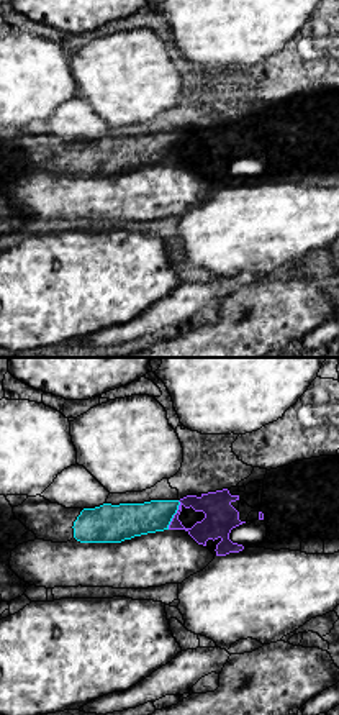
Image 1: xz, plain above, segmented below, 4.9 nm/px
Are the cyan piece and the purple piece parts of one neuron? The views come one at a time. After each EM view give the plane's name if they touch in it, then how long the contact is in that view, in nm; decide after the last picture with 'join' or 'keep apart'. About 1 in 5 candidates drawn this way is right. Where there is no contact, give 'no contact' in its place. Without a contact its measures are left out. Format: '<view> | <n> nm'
xz | 160 nm

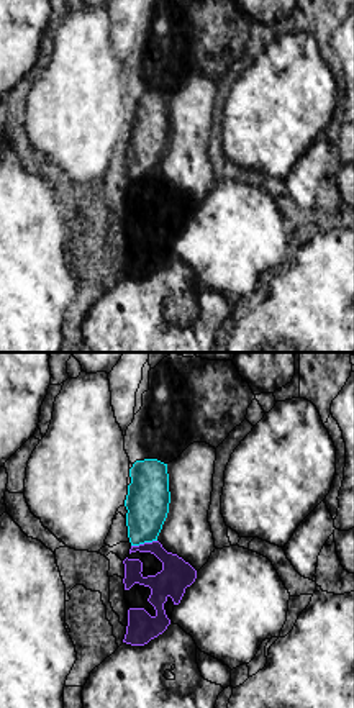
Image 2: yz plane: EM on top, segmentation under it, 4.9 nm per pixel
yz | 130 nm

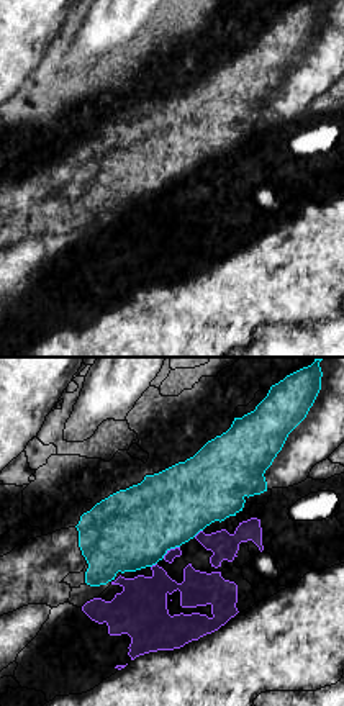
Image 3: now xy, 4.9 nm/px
xy | 110 nm

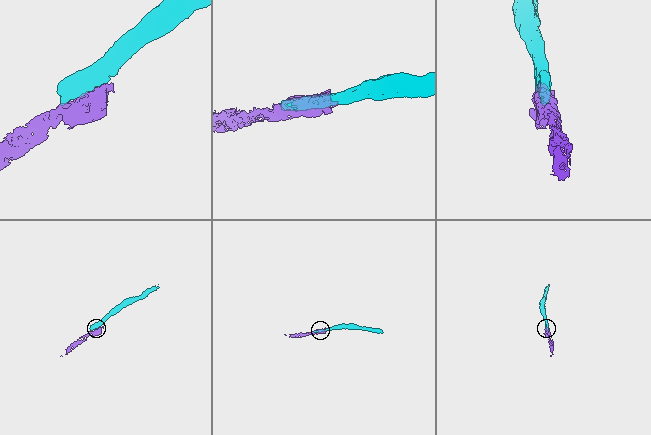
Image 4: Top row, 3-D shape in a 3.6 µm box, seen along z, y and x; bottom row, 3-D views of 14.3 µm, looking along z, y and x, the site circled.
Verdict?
keep apart

